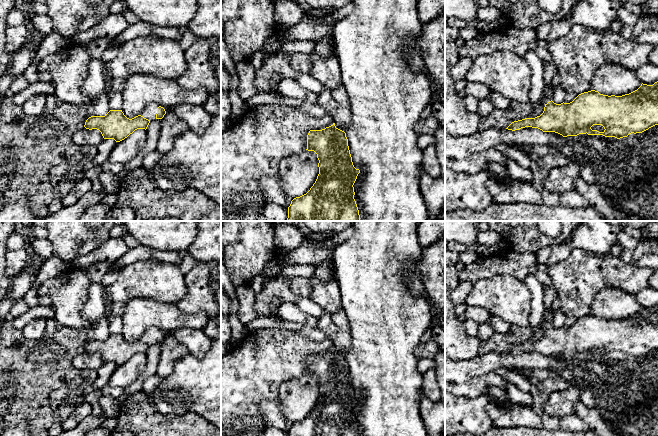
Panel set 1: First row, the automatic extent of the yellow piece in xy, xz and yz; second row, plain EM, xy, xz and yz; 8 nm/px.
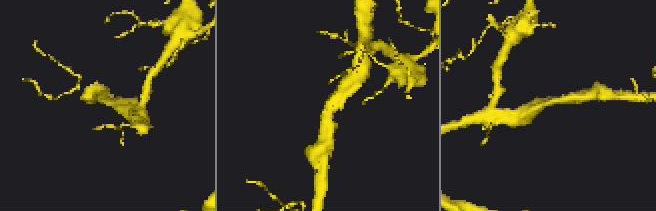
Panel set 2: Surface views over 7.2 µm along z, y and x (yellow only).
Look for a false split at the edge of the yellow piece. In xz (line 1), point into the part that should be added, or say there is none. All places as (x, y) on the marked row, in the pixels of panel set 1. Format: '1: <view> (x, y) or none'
1: none

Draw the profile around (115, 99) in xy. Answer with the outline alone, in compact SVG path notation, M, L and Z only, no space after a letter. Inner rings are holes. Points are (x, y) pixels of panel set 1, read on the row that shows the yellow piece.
M103 69L104 79L105 79L105 90L107 91L108 96L108 104L110 110L121 110L123 103L123 96L121 92L112 92L111 91L111 82L110 82L110 74L107 70Z

